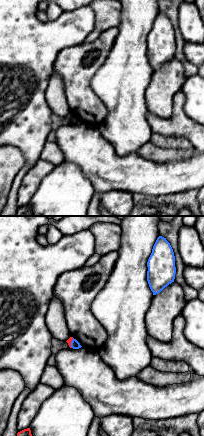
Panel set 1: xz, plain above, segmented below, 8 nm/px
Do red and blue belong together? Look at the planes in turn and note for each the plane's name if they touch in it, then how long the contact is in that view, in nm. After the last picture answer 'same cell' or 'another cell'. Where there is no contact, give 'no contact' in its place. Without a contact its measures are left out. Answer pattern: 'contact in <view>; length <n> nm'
contact in xz; length 80 nm

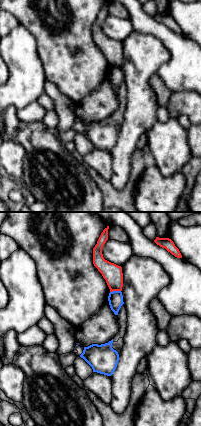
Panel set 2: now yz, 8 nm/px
contact in yz; length 90 nm

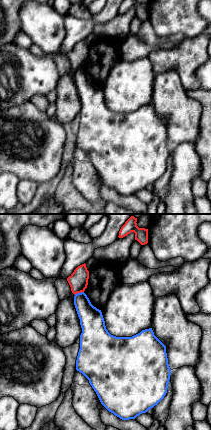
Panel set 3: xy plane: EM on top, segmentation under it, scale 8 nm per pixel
contact in xy; length 80 nm

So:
another cell

